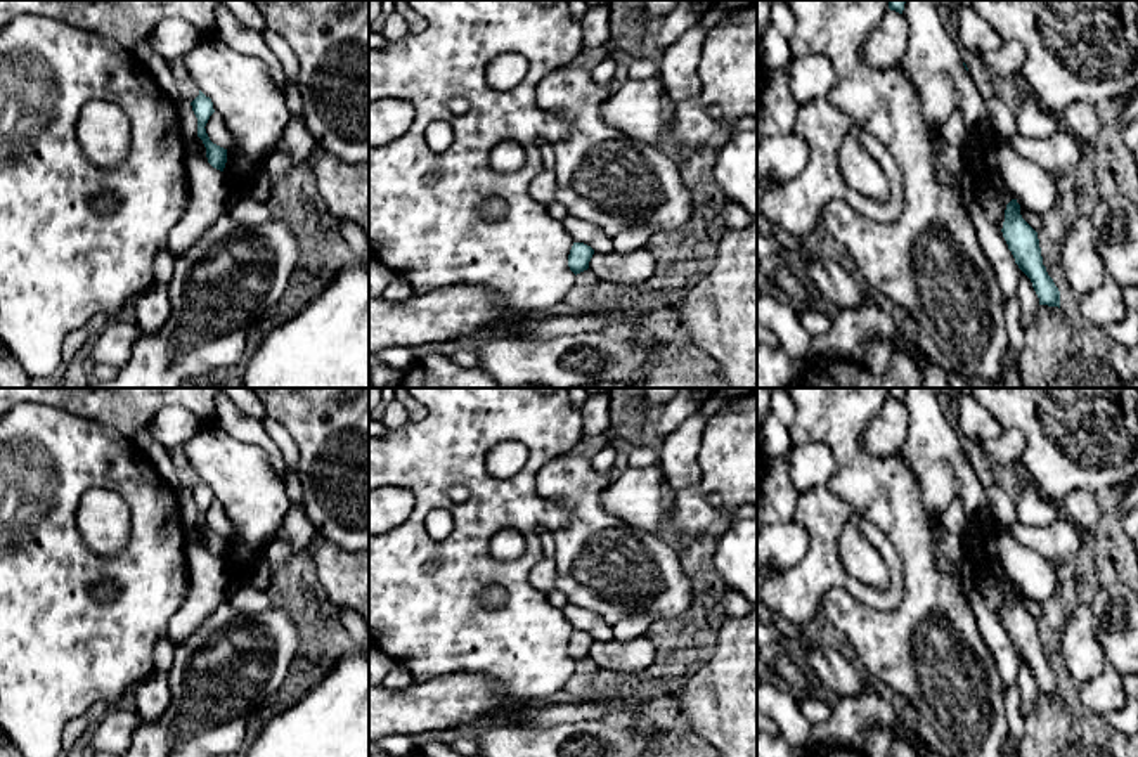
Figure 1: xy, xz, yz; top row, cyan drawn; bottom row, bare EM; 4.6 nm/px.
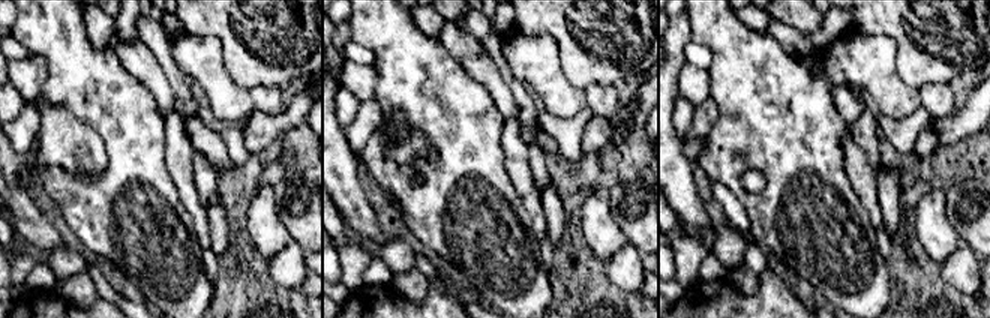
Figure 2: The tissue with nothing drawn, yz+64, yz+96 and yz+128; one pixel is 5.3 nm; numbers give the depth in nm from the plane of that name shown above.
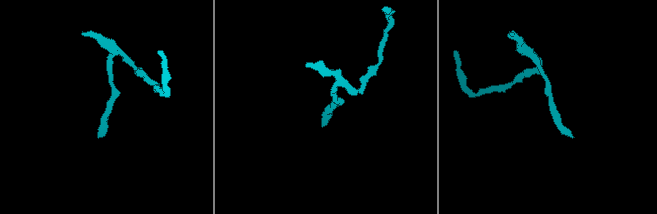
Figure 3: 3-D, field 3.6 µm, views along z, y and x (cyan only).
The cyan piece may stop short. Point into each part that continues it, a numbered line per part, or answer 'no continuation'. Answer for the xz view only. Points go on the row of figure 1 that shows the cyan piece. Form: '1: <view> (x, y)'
no continuation

